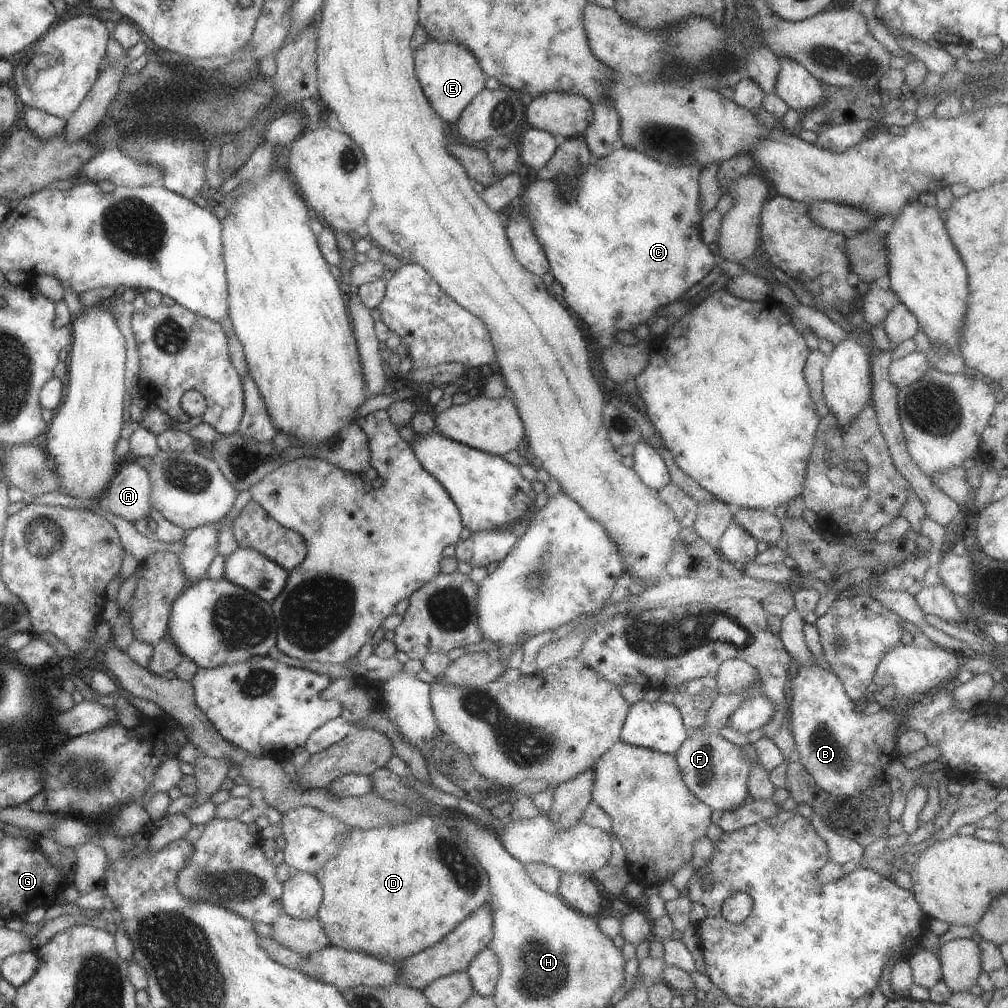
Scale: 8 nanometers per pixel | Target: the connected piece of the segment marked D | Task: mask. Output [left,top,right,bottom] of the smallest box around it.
[315,813,489,962]

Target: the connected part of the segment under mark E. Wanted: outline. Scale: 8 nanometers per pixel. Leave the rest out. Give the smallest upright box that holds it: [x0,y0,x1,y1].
[413,38,485,123]

